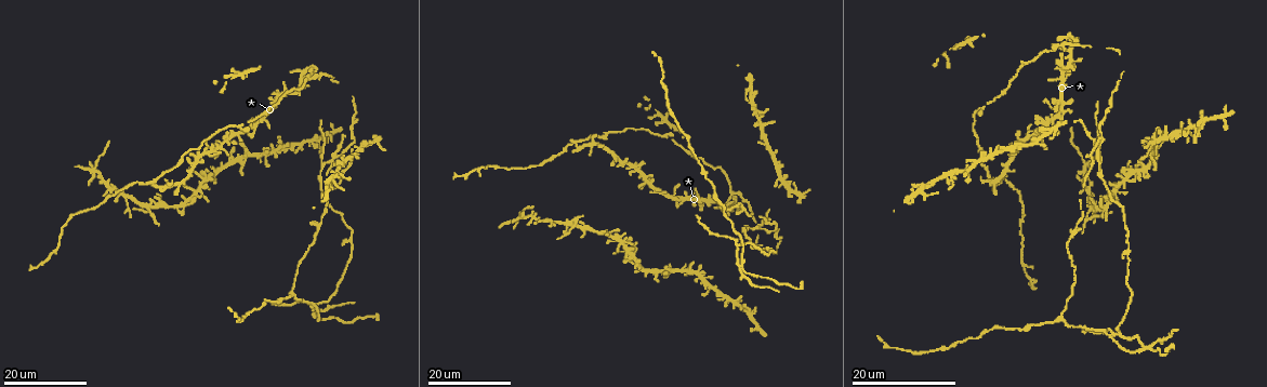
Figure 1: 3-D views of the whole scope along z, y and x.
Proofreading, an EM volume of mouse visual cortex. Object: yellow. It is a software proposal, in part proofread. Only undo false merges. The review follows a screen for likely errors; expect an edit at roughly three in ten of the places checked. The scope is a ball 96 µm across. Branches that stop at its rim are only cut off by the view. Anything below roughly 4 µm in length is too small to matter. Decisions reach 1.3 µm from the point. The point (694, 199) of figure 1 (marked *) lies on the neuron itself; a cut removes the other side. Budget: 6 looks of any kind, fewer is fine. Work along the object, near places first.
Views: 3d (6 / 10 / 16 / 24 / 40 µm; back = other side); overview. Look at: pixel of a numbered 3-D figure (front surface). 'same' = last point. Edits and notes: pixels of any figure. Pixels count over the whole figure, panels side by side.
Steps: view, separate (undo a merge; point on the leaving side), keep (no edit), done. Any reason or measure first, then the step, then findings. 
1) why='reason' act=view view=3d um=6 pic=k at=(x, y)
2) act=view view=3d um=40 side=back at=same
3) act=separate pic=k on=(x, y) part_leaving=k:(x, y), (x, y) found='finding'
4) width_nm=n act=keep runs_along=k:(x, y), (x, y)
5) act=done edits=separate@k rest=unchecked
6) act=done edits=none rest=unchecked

why='two arms in line, one across' act=view view=3d um=16 pic=1 at=(716, 196)

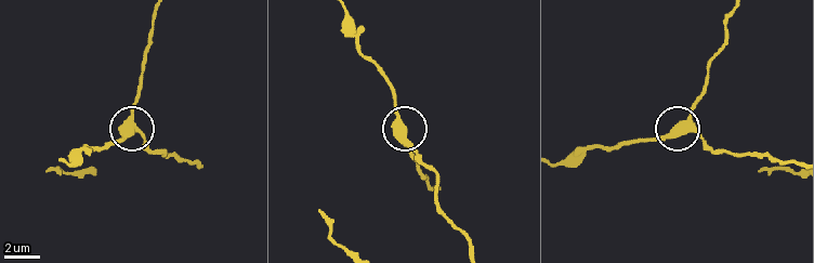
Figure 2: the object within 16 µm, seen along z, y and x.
why='closer look' act=view view=3d um=6 pic=2 at=(127, 123)

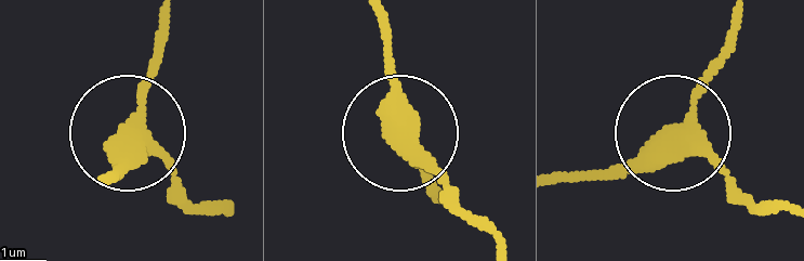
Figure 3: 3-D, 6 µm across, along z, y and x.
arms=3 act=keep found='one neuron here'

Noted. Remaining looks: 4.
why='three arms meet' act=view view=3d um=24 pic=1 at=(319, 223)

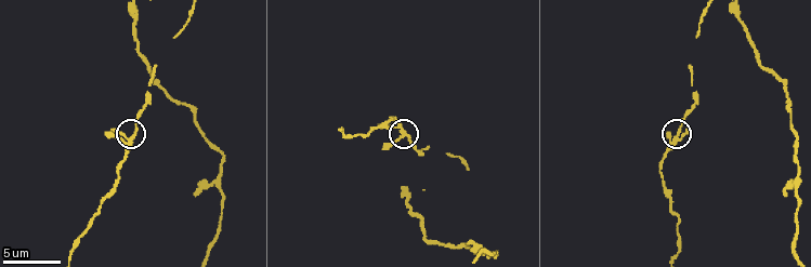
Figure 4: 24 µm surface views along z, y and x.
why='zoom in' act=view view=3d um=10 pic=4 at=(677, 132)

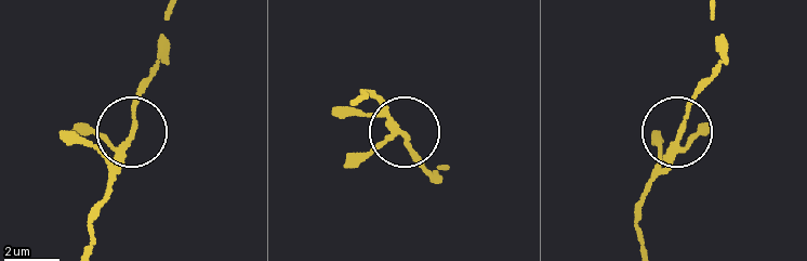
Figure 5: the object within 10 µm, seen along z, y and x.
arms=3 act=keep found='one neuron here'

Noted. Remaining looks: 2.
act=view view=3d um=16 pic=1 at=(353, 141)

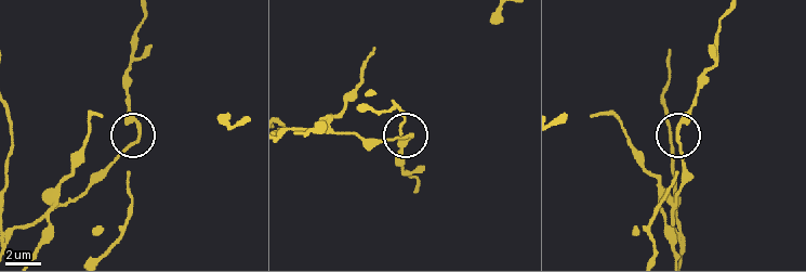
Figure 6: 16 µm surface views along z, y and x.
act=view view=3d um=10 pic=6 at=(138, 138)

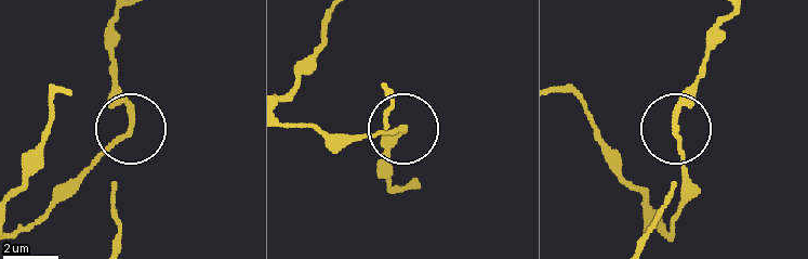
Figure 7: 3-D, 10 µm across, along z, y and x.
width_nm=170 act=separate pic=7 on=(92, 160) part_leaving=7:(122, 138), (41, 215), (13, 229) found='two neurons meet here'

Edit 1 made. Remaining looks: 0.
act=done edits=separate@7 rest=unchecked

